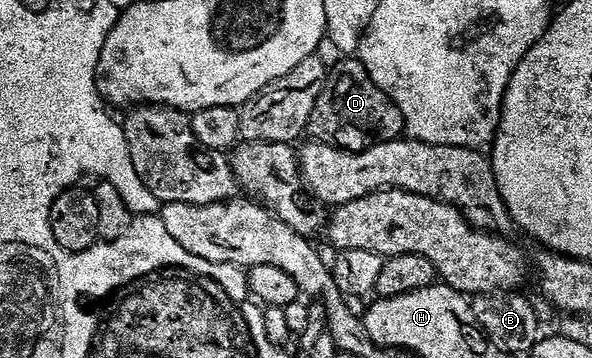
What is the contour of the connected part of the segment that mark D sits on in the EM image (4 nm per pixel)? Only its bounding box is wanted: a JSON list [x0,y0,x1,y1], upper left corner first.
[307,58,405,152]

